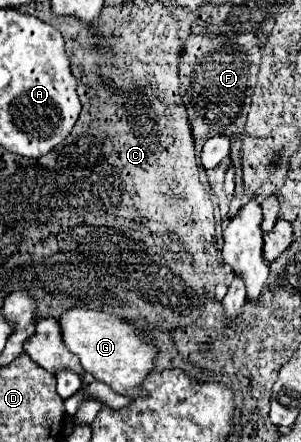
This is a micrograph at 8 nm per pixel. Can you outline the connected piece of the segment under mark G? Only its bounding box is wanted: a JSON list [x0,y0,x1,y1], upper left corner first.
[59,307,157,397]

